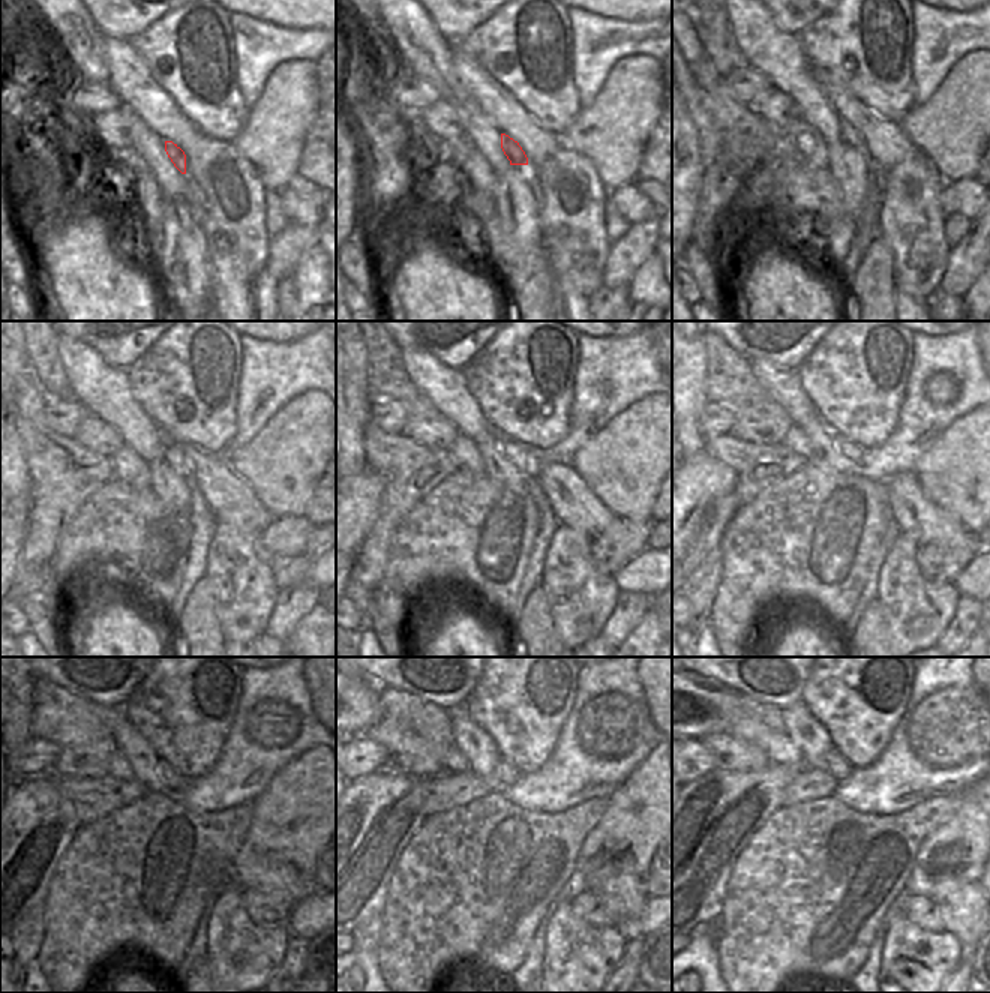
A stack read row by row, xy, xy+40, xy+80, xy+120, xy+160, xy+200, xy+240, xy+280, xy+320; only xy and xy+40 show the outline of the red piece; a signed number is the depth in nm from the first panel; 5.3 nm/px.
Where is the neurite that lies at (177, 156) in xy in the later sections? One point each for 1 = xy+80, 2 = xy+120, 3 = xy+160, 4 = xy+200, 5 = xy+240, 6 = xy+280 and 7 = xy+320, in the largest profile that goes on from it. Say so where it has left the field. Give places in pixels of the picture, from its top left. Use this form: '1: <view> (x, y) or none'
1: xy+80 (848, 132)
2: xy+120 (174, 455)
3: xy+160 (524, 456)
4: xy+200 (849, 449)
5: xy+240 (171, 777)
6: xy+280 (507, 774)
7: xy+320 (836, 764)

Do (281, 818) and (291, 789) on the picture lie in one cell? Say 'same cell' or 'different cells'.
same cell

